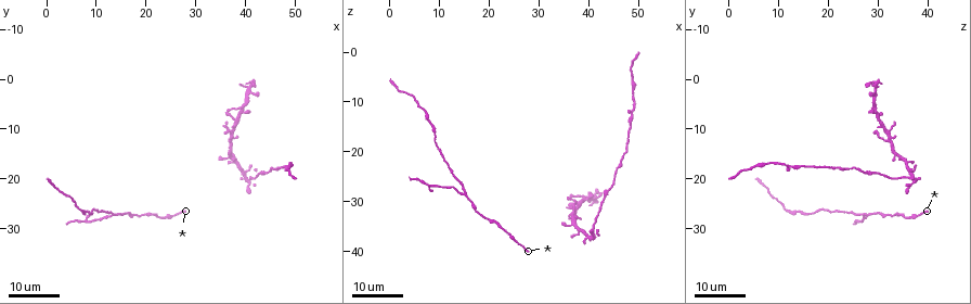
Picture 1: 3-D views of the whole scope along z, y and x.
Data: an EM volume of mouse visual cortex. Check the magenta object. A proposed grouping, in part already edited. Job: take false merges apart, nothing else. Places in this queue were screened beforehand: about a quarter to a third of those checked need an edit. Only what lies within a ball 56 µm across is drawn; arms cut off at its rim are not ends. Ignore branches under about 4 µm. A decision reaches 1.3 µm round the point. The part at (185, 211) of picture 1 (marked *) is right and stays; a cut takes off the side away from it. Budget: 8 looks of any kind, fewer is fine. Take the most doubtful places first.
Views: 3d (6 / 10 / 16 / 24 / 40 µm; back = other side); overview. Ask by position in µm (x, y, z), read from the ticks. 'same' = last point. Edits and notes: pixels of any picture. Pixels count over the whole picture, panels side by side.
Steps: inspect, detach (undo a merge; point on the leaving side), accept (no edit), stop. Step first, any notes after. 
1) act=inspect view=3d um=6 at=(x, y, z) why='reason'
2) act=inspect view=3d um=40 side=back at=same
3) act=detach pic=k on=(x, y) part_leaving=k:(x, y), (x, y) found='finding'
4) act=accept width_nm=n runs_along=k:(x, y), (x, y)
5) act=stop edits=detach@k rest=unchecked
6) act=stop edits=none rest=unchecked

act=inspect view=3d um=24 at=(15.0, 27.0, 28.5) why='three-way junction'

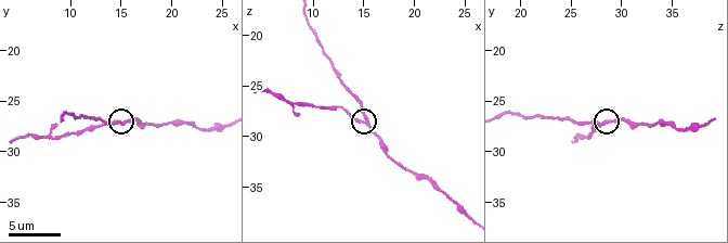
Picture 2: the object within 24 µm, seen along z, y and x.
act=inspect view=3d um=10 at=(14.8, 26.8, 28.4) why='closer look'

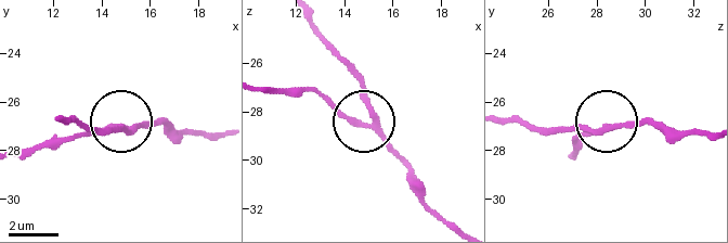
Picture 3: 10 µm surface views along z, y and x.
act=accept arms=3 found='one neuron here'

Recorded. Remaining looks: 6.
act=inspect view=3d um=24 at=(37.5, 12.0, 32.0) why='four-way junction'

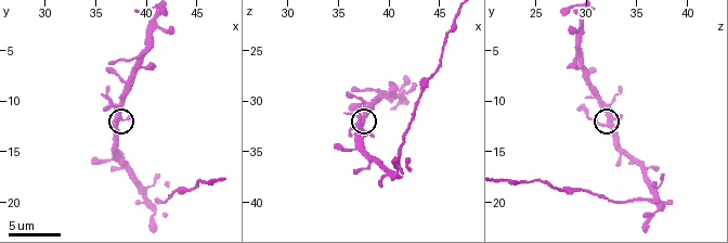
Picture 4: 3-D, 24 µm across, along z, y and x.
act=inspect view=3d um=10 at=(36.8, 11.8, 32.0)

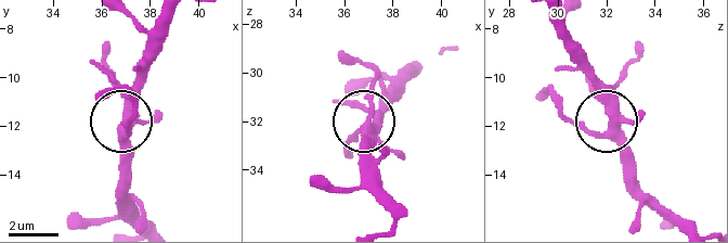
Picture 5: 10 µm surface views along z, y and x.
act=accept found='all the same neuron'

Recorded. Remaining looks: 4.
act=inspect view=3d um=10 at=(19.6, 27.4, 33.4) why='sudden change in width'

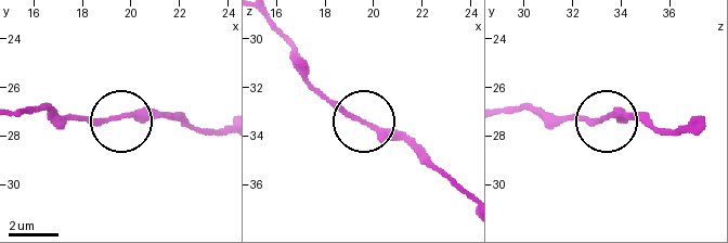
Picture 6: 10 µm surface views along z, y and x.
act=accept found='one neuron here'

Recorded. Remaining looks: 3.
act=inspect view=3d um=10 at=(44.2, 18.6, 27.6) why='calibre changes'

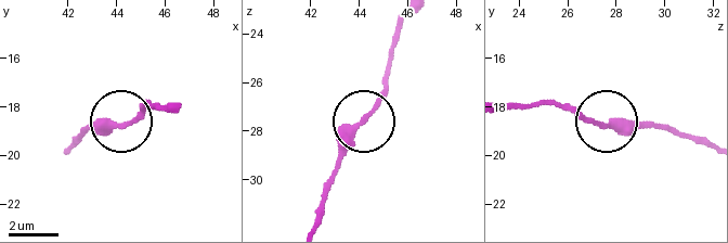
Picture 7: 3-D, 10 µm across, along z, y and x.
act=accept found='one neuron here'

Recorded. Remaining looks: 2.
act=stop edits=none rest=unchecked

